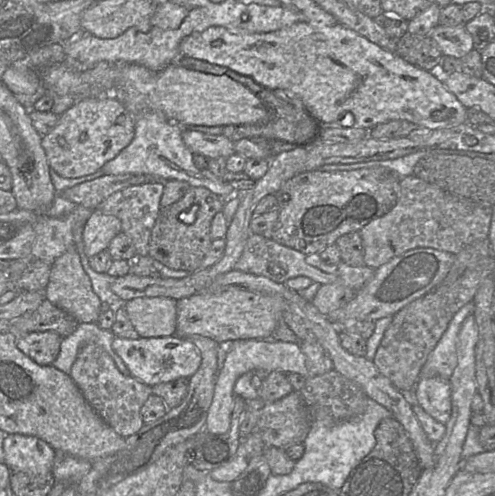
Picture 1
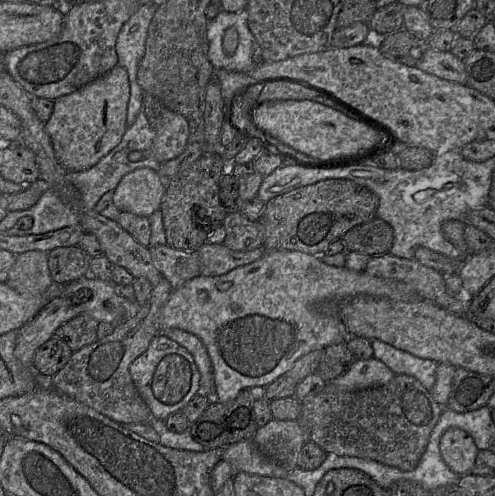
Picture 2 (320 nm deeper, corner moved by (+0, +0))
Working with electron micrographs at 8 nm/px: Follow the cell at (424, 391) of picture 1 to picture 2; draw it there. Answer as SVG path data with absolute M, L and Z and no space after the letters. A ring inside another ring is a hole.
M449 428L441 436L441 456L448 468L459 476L471 474L478 451L472 437L460 428Z

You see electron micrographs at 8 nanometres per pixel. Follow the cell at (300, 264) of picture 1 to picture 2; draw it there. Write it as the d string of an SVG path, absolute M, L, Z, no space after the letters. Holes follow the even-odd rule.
M205 242L197 250L200 258L200 274L220 276L229 271L250 264L267 253L263 246L248 251L234 251L224 243Z

